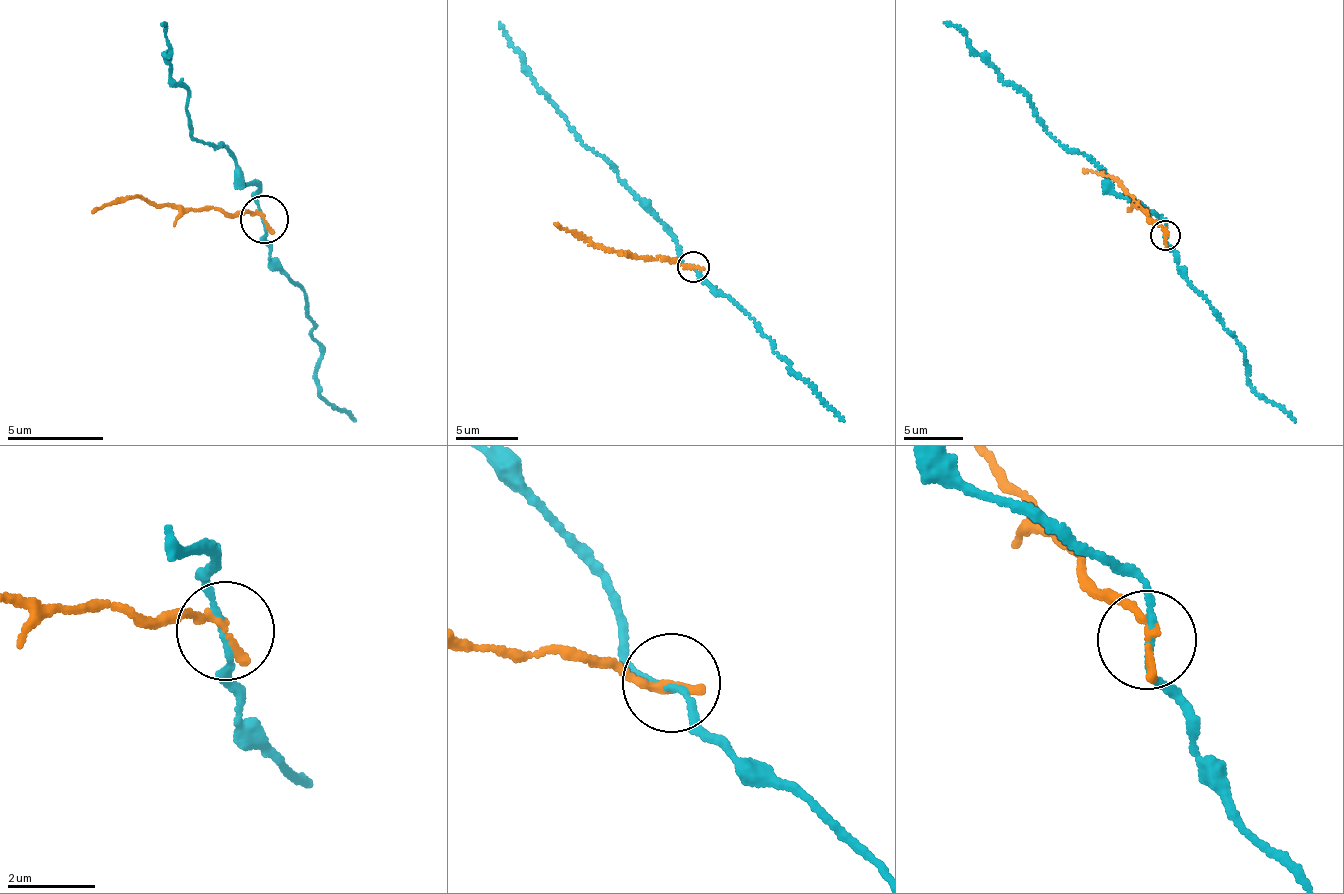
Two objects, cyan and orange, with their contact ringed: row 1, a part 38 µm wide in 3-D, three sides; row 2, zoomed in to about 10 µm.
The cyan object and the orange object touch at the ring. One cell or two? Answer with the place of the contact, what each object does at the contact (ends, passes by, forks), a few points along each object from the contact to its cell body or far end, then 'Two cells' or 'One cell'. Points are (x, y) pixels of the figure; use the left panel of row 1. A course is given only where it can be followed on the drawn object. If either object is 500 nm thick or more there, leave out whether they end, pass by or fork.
Place: (264, 219). At the ring cyan passes by. At the ring orange ends. Course of cyan: (265, 218), (259, 199), (224, 145), (190, 134), (190, 94), (169, 73), (169, 38), (162, 24). Course of orange: (265, 218), (129, 198), (91, 215). Two cells

